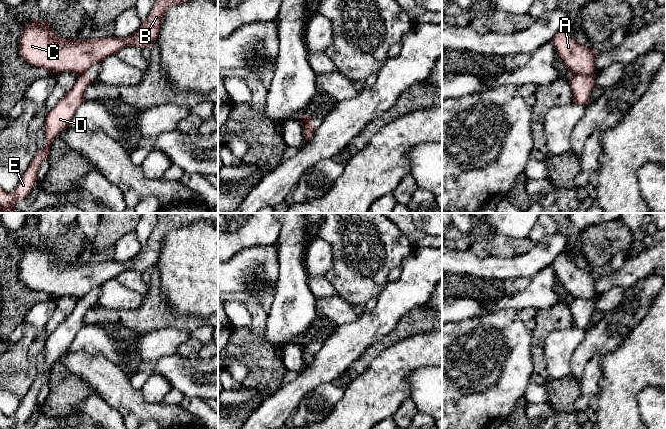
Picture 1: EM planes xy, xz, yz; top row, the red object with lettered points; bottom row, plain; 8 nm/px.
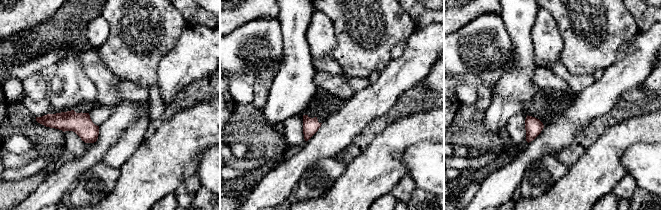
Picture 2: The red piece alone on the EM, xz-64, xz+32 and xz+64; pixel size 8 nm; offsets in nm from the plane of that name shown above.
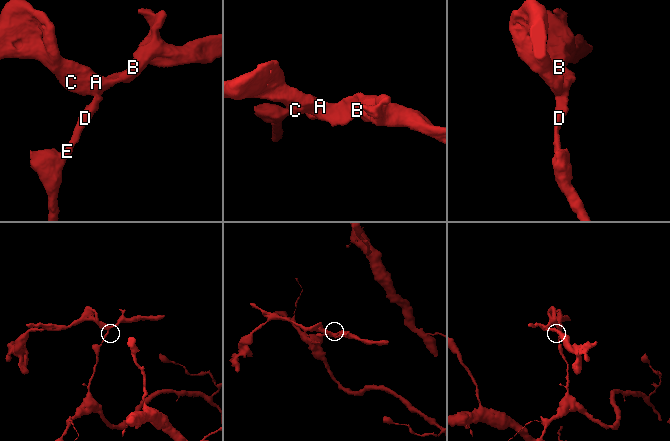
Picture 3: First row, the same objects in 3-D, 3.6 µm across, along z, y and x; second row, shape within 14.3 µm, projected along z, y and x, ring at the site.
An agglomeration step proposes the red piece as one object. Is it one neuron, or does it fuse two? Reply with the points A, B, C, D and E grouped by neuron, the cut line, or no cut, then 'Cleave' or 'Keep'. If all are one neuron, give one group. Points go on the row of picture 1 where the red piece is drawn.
Groups: A B C / D E. Split along yz (569, 73), (582, 73), (592, 76). Cleave

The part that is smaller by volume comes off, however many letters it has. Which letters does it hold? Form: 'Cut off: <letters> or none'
Cut off: A, B, C

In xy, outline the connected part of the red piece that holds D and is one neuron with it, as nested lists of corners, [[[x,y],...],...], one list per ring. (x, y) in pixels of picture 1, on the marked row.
[[[87,71],[77,75],[72,89],[48,112],[45,119],[45,146],[43,149],[37,150],[13,192],[7,193],[0,187],[0,213],[13,213],[16,210],[15,204],[31,193],[40,165],[49,158],[52,142],[59,138],[61,130],[69,126],[76,110],[85,101],[84,92],[87,86],[93,81],[93,77]]]

